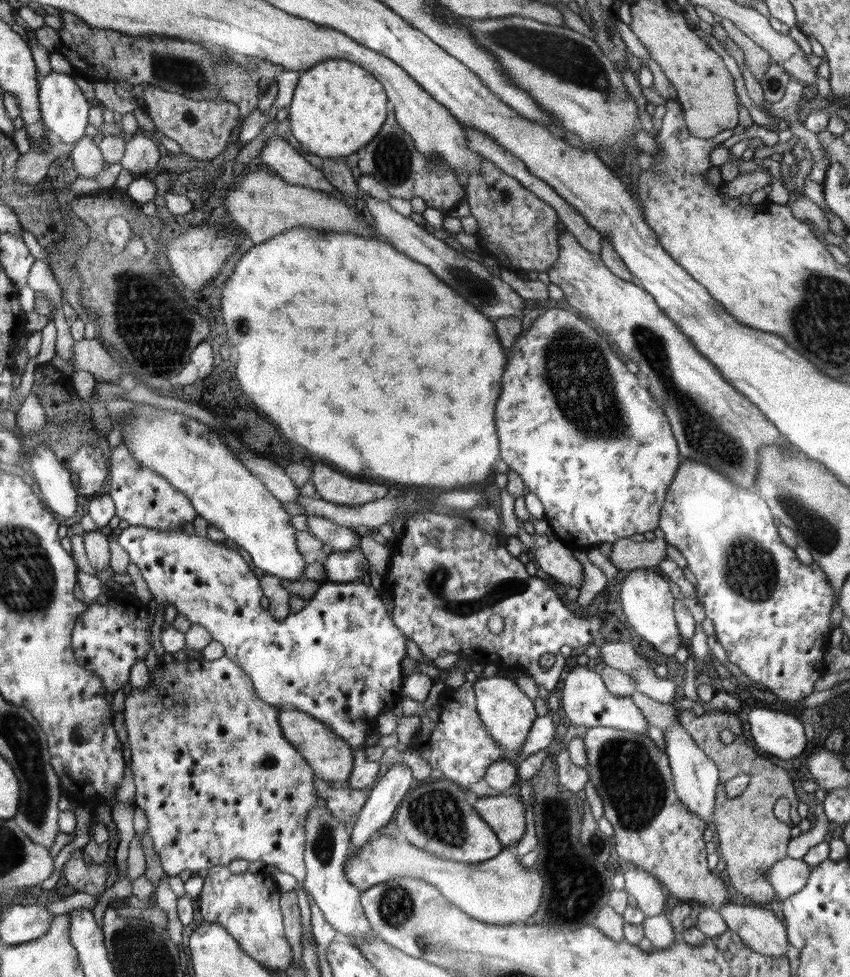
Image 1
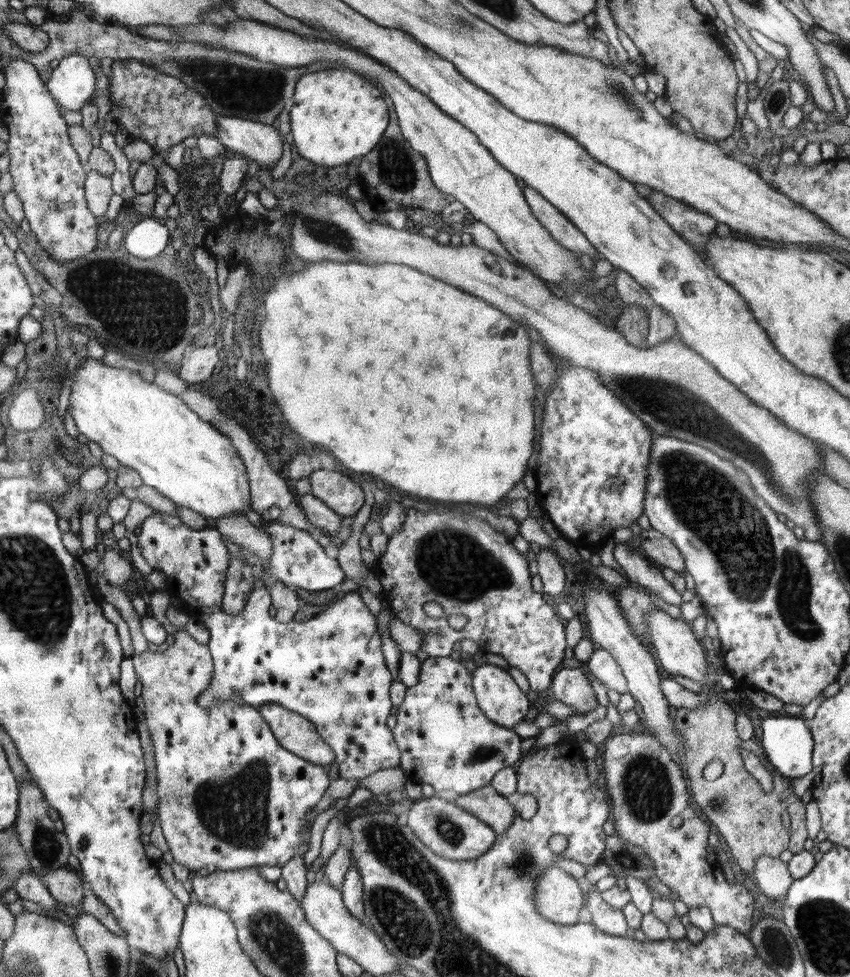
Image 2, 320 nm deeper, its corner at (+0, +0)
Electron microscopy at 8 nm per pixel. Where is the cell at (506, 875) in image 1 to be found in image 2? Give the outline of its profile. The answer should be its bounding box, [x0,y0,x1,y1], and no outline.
[534,865,584,925]

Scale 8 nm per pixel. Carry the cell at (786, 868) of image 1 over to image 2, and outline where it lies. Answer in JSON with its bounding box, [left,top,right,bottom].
[753,856,793,899]

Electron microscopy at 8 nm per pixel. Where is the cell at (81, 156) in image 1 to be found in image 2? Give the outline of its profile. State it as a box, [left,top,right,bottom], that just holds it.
[84,170,114,218]

